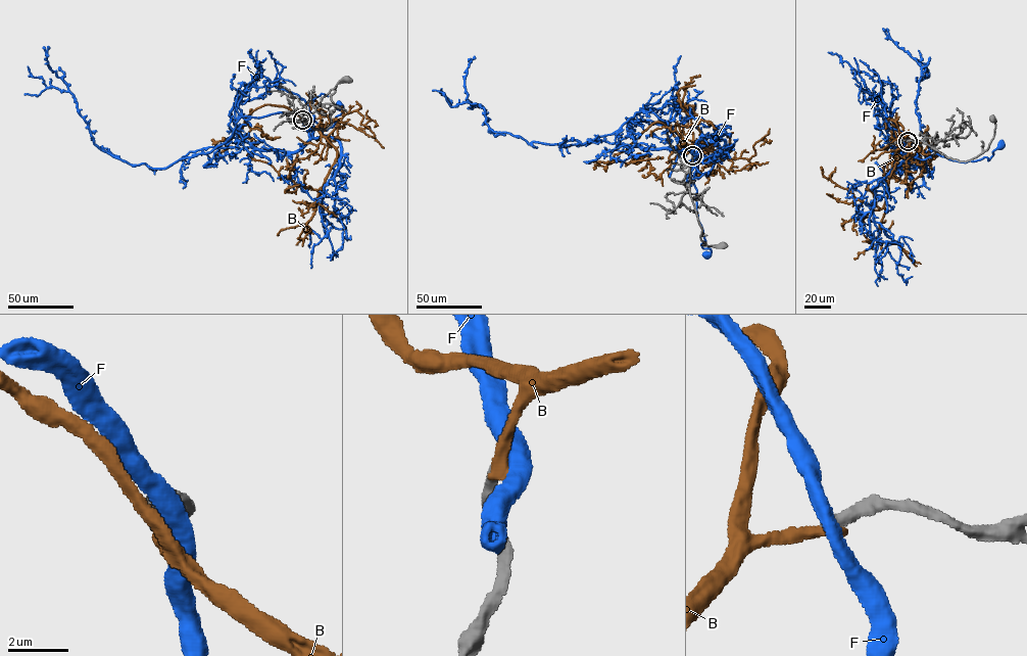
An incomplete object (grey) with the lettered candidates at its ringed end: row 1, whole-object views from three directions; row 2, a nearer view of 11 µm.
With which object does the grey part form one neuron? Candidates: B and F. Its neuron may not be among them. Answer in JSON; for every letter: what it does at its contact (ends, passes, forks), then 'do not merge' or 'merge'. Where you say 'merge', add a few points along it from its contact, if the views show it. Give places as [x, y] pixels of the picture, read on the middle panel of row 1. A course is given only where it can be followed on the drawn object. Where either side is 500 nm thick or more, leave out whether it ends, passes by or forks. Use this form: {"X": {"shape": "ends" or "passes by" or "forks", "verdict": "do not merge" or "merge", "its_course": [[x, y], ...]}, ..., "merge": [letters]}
{"B": {"shape": "ends", "verdict": "do not merge"}, "F": {"verdict": "do not merge"}, "merge": []}

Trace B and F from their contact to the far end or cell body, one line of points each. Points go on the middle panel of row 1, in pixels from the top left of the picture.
B: (692, 156), (665, 124), (655, 122), (626, 151), (637, 156), (637, 164), (632, 161), (657, 158)
F: (692, 155), (698, 159), (693, 181), (705, 241), (701, 244), (711, 249), (707, 253)

